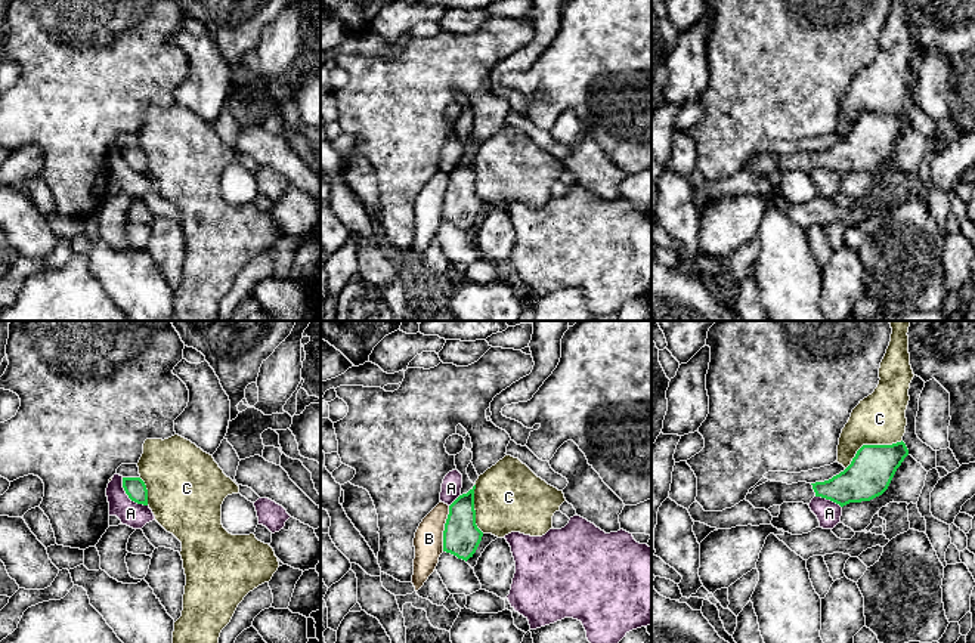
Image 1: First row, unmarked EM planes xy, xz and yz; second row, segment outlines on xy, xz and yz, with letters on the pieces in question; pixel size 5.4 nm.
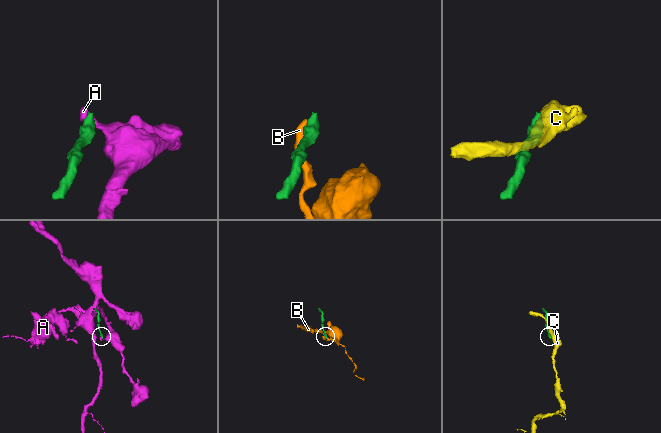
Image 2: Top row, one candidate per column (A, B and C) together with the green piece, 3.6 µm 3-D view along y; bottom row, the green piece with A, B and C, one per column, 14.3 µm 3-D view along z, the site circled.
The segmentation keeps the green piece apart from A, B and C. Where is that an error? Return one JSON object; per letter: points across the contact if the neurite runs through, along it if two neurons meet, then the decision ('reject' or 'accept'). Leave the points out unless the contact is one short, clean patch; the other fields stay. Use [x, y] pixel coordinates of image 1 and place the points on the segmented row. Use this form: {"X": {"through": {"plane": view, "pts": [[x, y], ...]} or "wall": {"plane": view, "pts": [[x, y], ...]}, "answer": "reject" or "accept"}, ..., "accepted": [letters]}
{"A": {"wall": {"plane": "xy", "pts": [[121, 478], [124, 492], [132, 500], [146, 506]]}, "answer": "reject"}, "B": {"wall": {"plane": "xz", "pts": [[449, 506], [442, 550]]}, "answer": "reject"}, "C": {"answer": "reject"}, "accepted": []}

